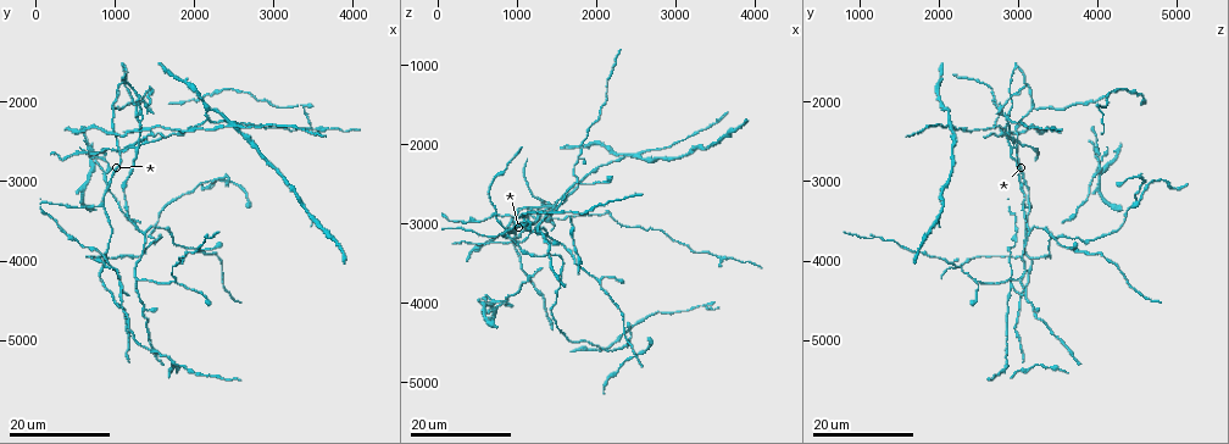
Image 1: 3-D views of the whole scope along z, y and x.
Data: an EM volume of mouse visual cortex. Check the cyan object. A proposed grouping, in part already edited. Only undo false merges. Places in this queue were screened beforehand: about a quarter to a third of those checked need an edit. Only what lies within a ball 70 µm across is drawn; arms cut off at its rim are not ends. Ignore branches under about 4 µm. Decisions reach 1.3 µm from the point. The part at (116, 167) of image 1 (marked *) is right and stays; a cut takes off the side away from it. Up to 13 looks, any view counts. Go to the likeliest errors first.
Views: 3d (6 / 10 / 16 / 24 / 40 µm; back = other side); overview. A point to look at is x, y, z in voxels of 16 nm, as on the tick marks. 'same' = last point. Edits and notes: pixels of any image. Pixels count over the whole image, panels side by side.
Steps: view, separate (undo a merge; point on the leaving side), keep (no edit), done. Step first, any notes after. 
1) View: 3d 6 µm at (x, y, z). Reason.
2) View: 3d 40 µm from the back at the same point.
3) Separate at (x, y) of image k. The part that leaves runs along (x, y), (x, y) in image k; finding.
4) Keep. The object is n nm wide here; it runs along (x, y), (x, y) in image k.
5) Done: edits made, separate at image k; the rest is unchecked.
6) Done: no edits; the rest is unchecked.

View: 3d 16 µm at (1300, 1900, 2700). Two arms in line, one across.

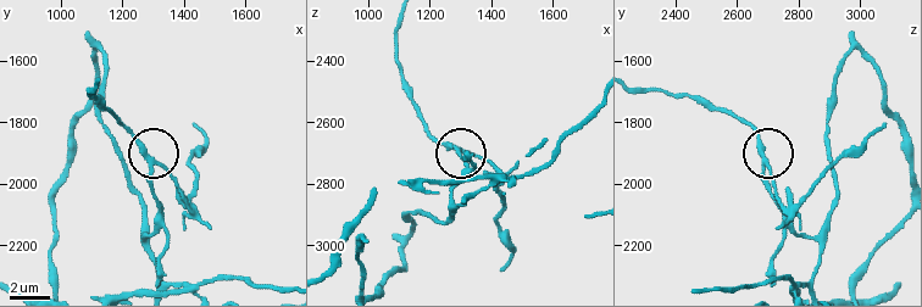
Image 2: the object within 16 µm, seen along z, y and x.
View: 3d 6 µm at (1280, 1910, 2690).

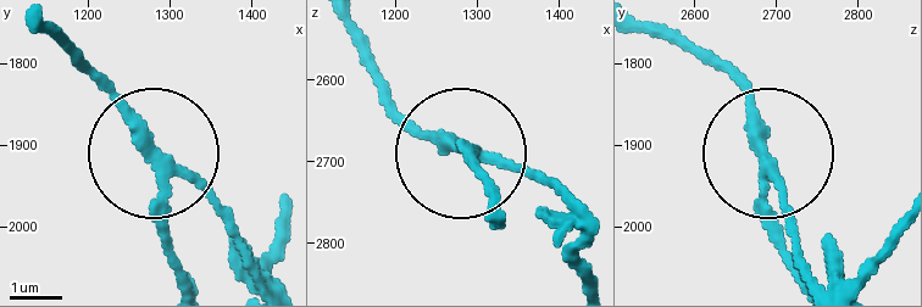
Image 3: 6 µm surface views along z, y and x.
Separate at (151, 135) of image 3. The part that leaves runs along (161, 212), (153, 138), (48, 24) in image 3; two neurons meet here.

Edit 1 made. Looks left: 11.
View: overview.

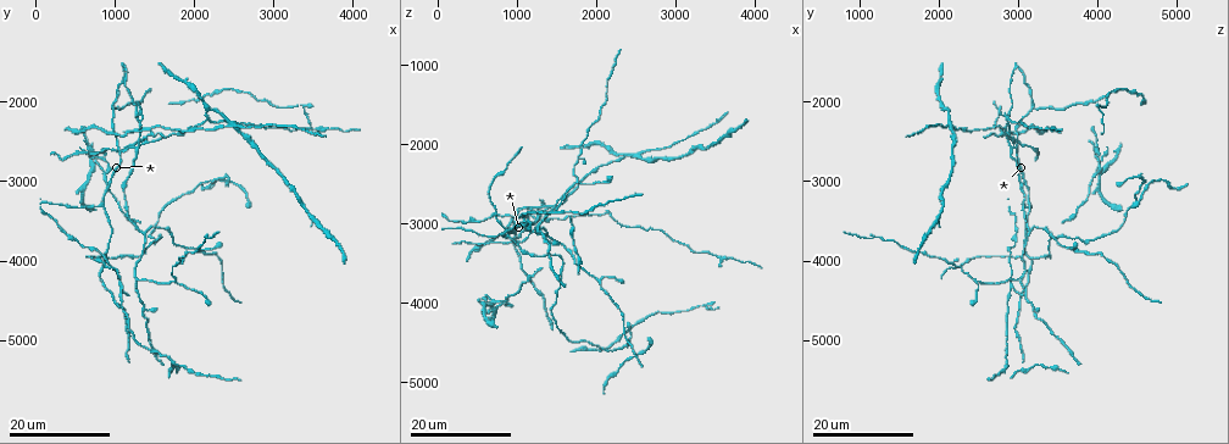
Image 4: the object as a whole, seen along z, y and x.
View: 3d 24 µm at (750, 2750, 4050). Three arms meet.

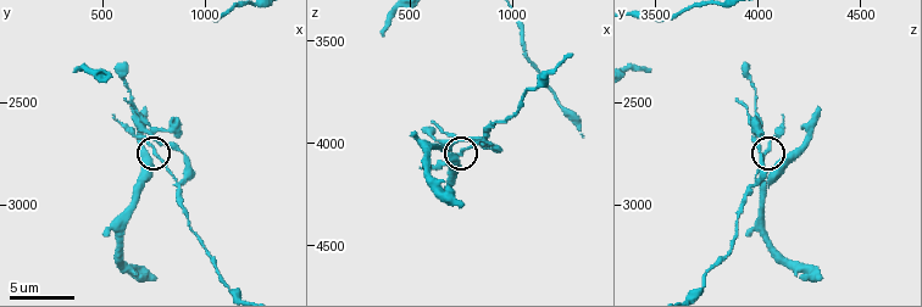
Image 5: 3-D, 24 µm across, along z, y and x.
View: 3d 10 µm at (760, 2720, 4050).

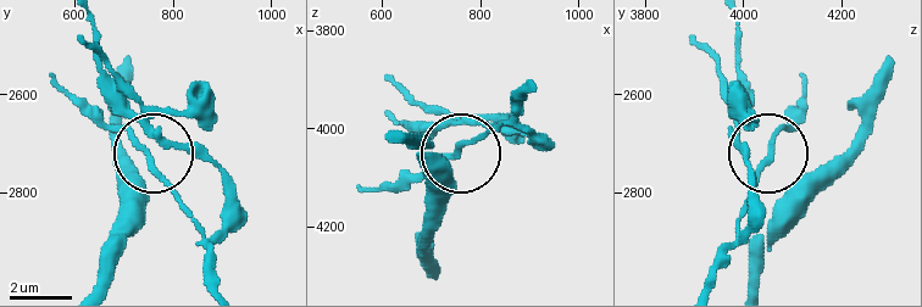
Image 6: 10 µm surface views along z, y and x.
Keep. 3 arms meet here; one neuron here.

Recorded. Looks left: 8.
View: 3d 16 µm at (2550, 2300, 2100). Arms part here.

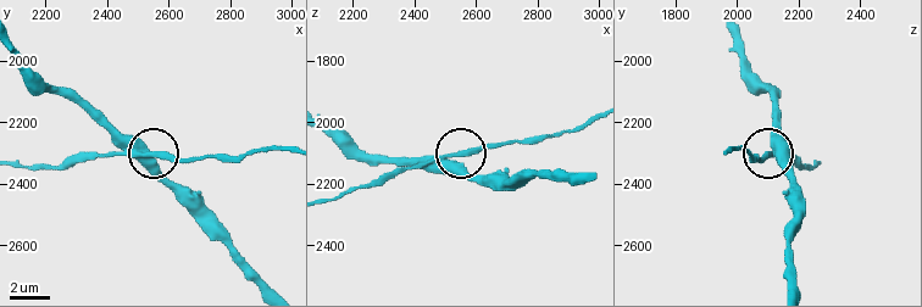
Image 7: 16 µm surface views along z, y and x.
View: 3d 10 µm at (2540, 2320, 2140).

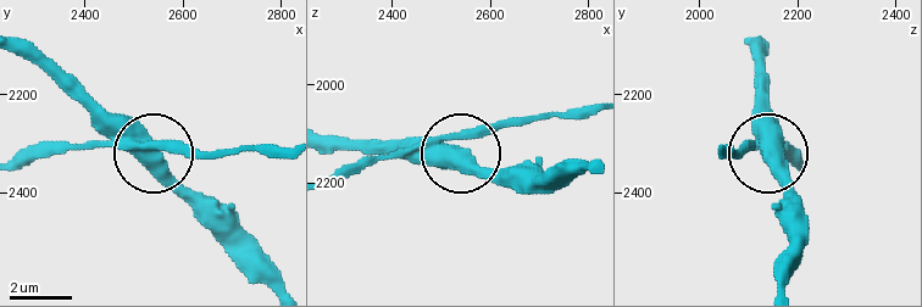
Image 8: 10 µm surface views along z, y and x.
Keep. The object is 440 nm wide here; all the same neuron.

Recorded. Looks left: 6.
View: 3d 16 µm at (1750, 4300, 2500). Three-way junction.

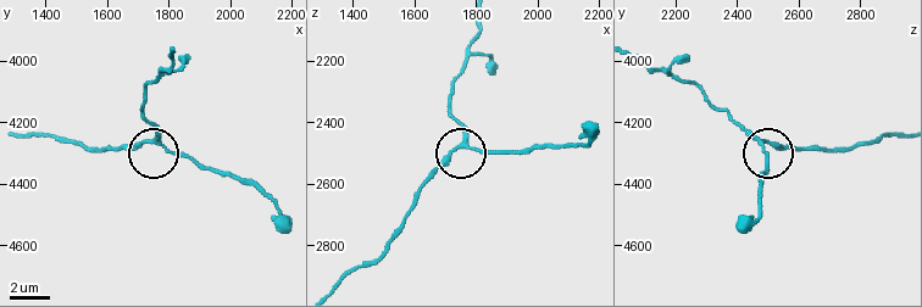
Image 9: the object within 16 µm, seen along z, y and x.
View: 3d 6 µm at (1770, 4260, 2470). Zoom in.

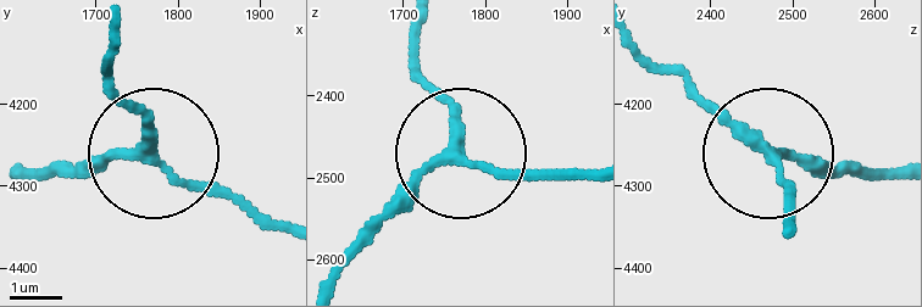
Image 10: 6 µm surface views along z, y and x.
Keep. The object is 190 nm wide here; it runs along (329, 279), (448, 161), (561, 174) in image 10; all the same neuron.

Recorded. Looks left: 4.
View: 3d 24 µm at (1350, 3650, 3150). Three-way junction.

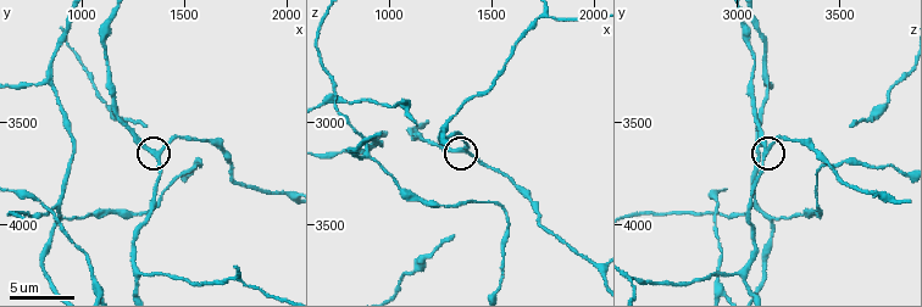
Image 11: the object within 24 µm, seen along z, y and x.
View: 3d 10 µm at (1370, 3640, 3130). Closer look.

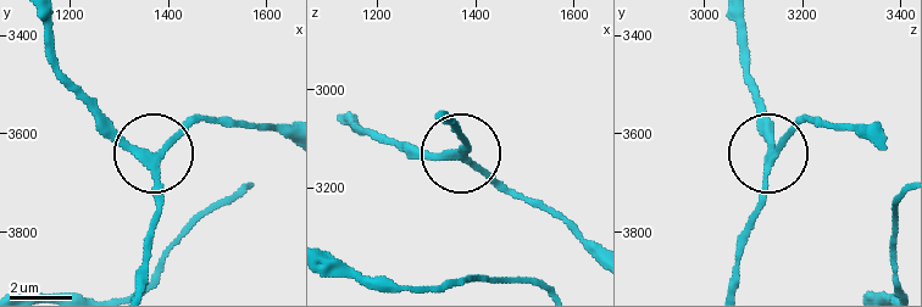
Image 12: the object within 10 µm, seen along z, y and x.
Keep. It runs along (43, 26), (51, 65), (138, 146), (161, 149), (206, 119) in image 12; all the same neuron.

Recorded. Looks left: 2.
View: 3d 10 µm at (740, 3940, 2870). Two arms in line, one across.

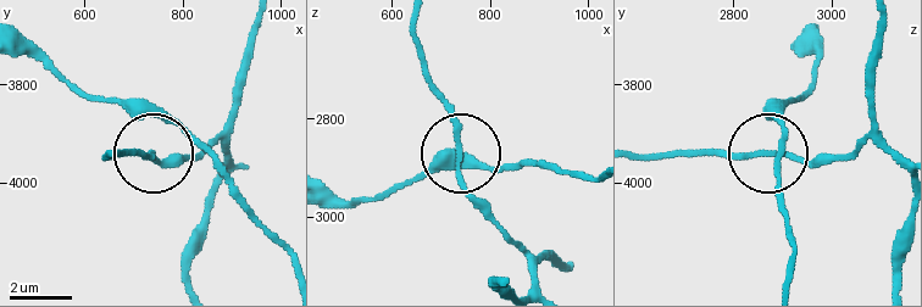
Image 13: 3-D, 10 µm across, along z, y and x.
Keep. It runs along (883, 20), (875, 122), (859, 145), (804, 161), (696, 154) in image 13; one neuron here.

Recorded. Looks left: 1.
Done: edits made, separate at image 3; the rest is unchecked.

